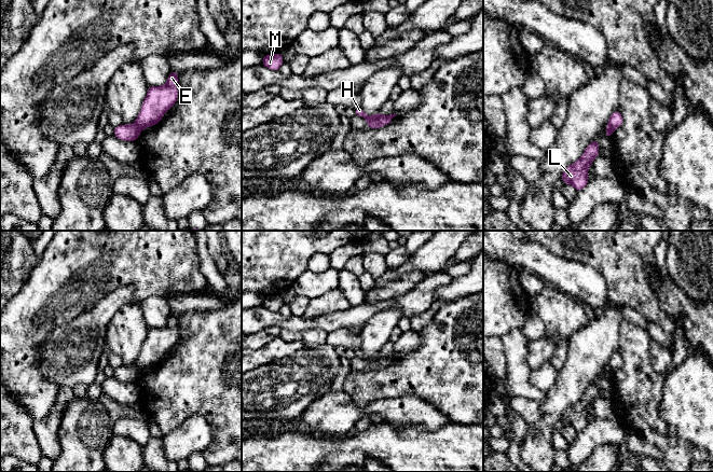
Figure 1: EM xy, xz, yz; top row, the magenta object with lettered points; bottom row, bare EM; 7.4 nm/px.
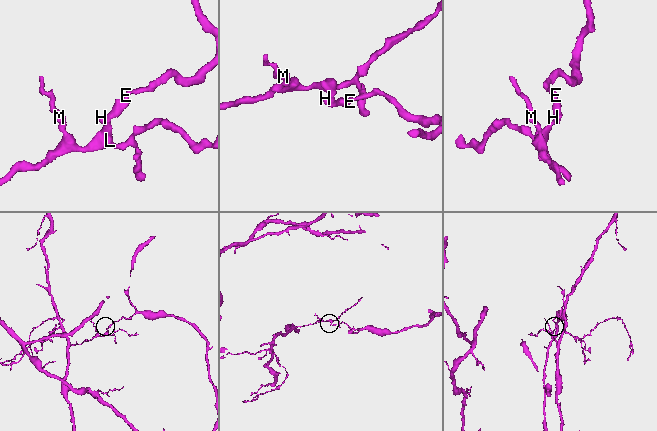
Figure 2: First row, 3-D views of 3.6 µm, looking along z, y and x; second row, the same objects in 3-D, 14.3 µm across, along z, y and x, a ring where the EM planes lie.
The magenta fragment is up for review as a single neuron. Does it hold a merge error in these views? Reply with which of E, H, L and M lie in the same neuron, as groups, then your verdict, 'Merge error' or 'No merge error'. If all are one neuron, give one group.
Groups: E / H L M. Merge error

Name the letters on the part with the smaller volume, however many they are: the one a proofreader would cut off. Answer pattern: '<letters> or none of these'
E

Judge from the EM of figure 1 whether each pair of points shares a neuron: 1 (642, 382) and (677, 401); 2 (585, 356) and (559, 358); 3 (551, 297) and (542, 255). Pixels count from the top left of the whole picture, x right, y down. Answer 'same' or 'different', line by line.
1: different
2: different
3: different

